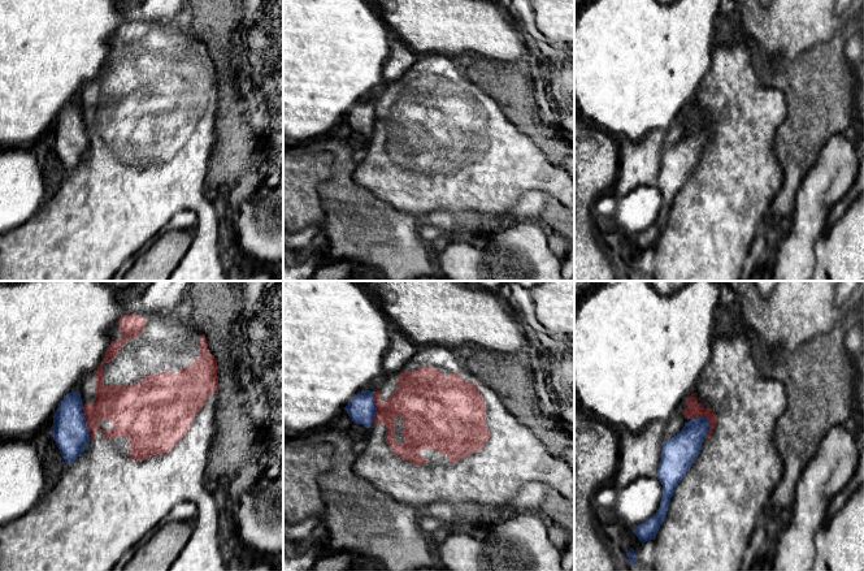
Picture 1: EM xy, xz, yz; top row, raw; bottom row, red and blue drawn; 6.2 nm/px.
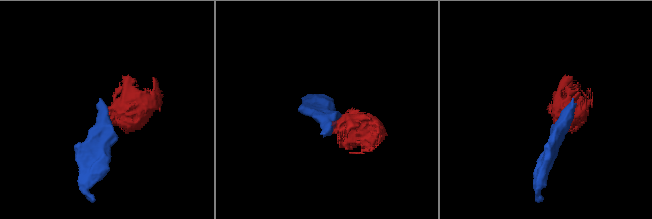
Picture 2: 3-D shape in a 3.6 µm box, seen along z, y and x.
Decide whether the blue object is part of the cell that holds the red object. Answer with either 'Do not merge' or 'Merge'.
Do not merge

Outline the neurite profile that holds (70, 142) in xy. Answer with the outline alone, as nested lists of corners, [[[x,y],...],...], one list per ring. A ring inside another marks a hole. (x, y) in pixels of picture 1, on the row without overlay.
[[[78,100],[68,101],[53,125],[53,146],[66,173],[75,170],[90,151],[90,142]]]

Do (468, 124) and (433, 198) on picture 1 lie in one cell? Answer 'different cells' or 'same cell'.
same cell

